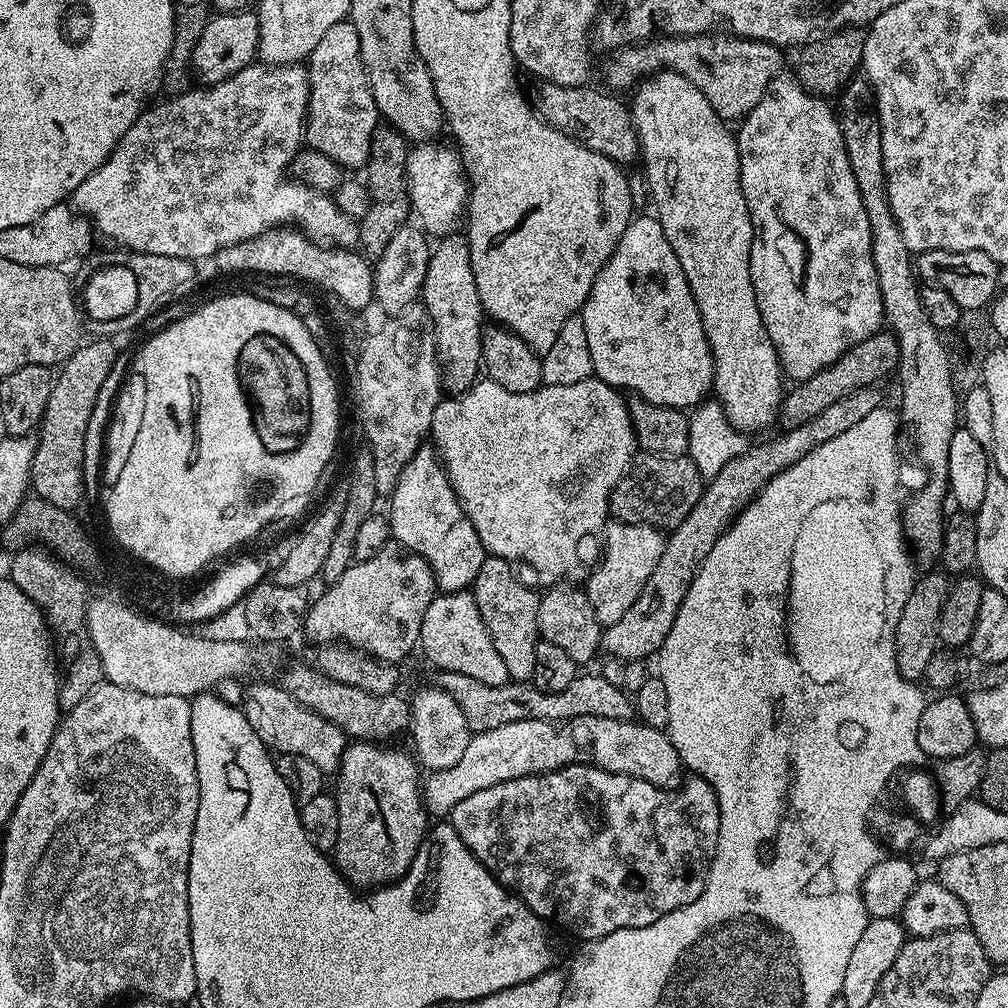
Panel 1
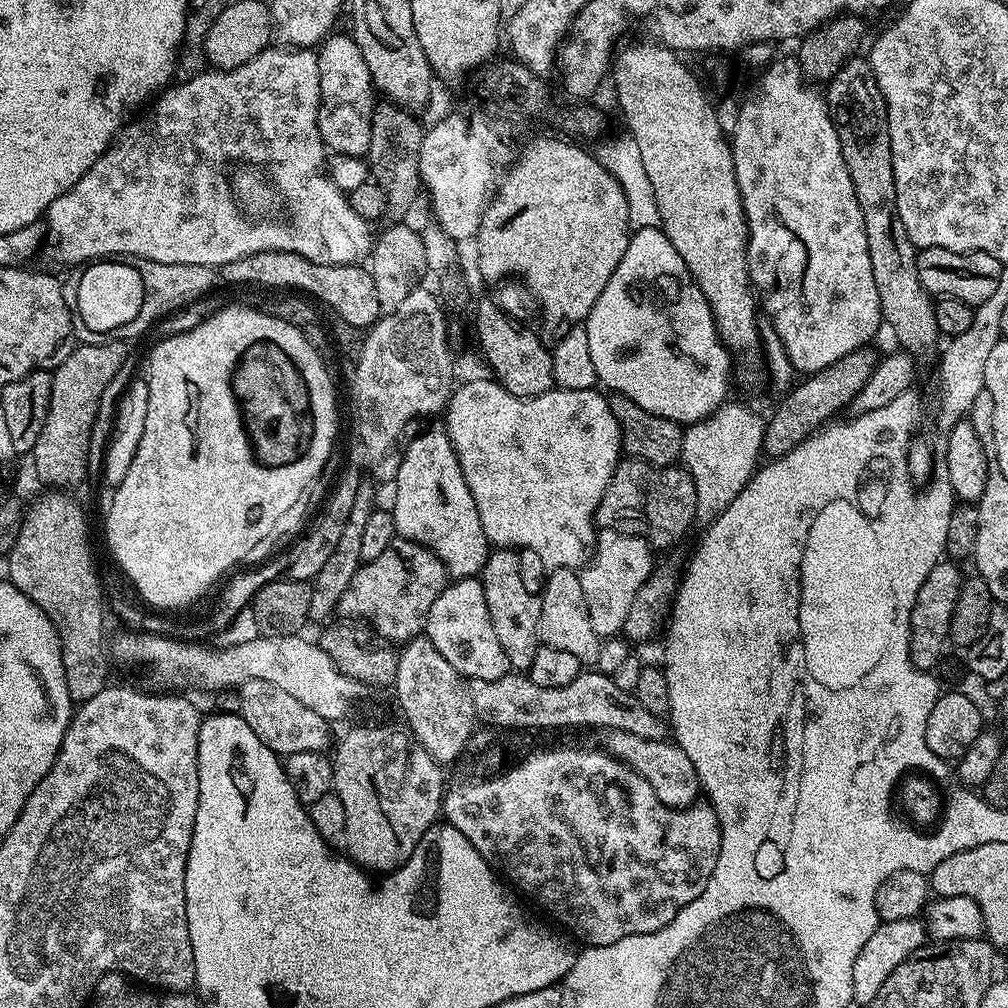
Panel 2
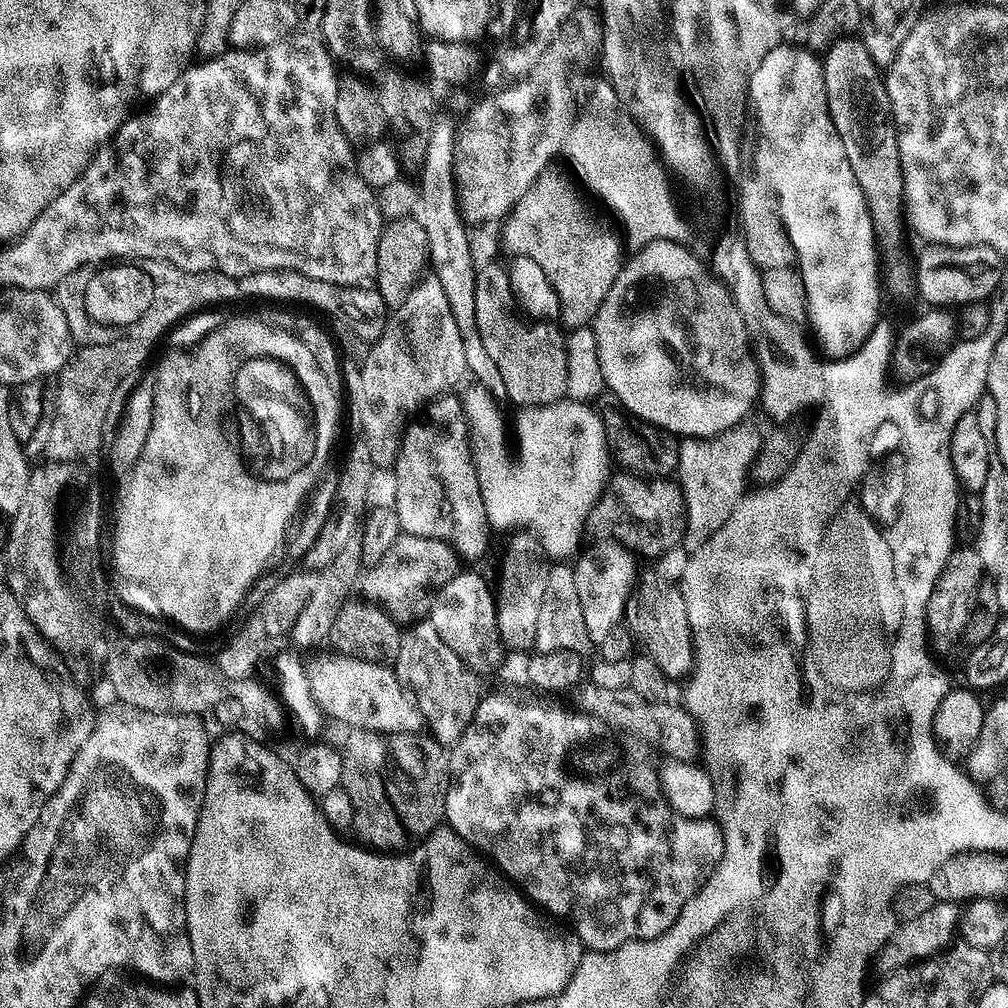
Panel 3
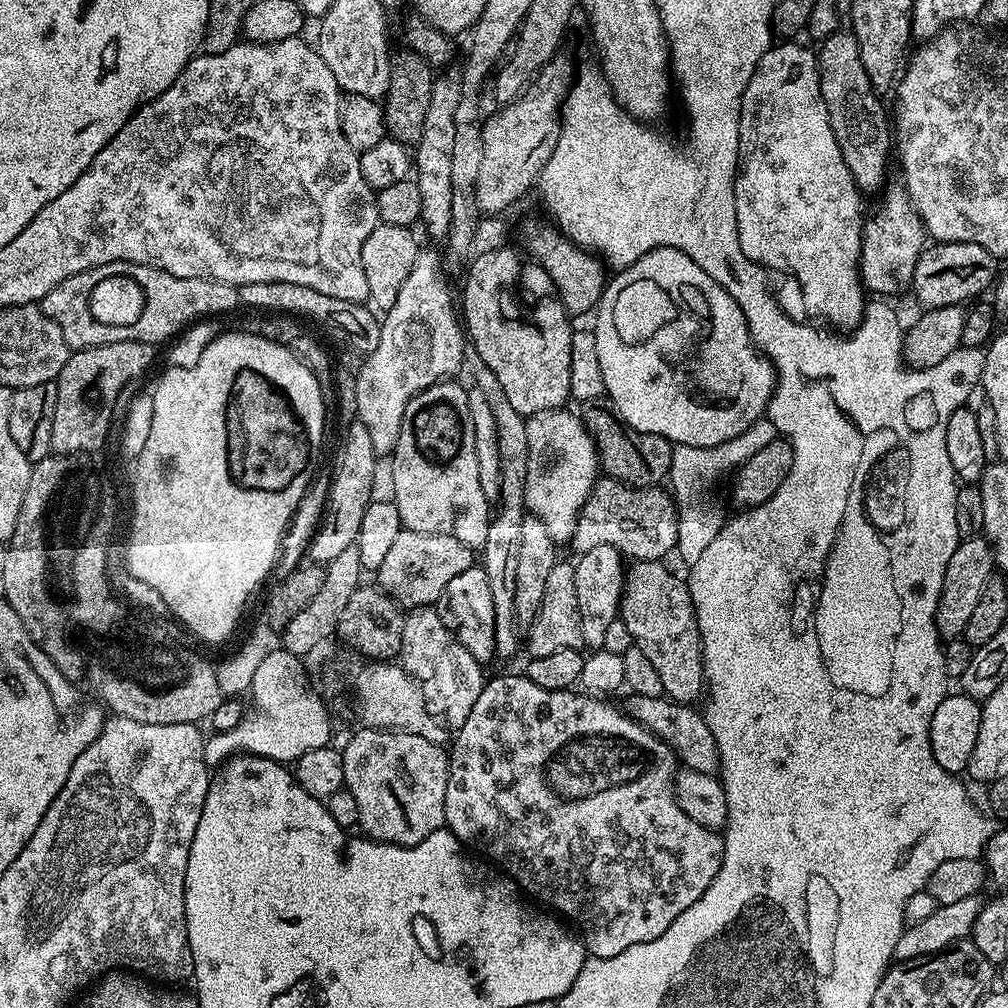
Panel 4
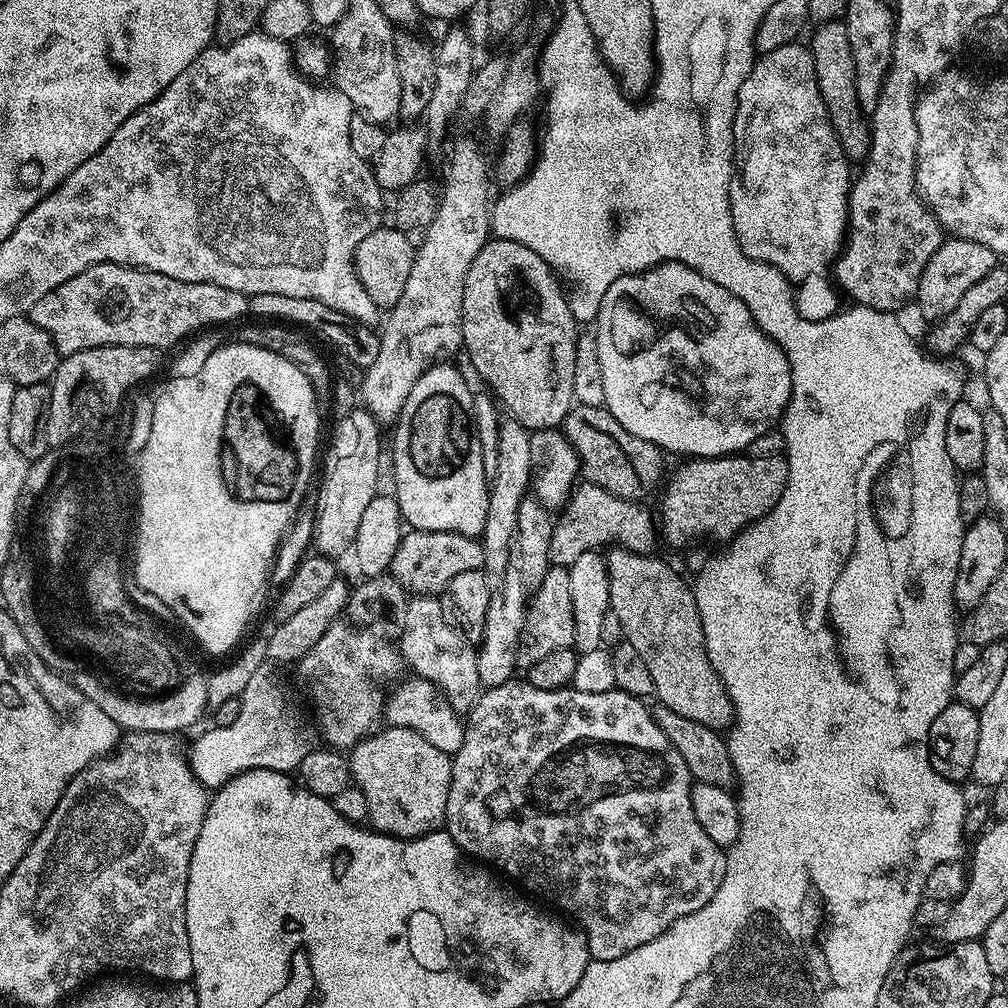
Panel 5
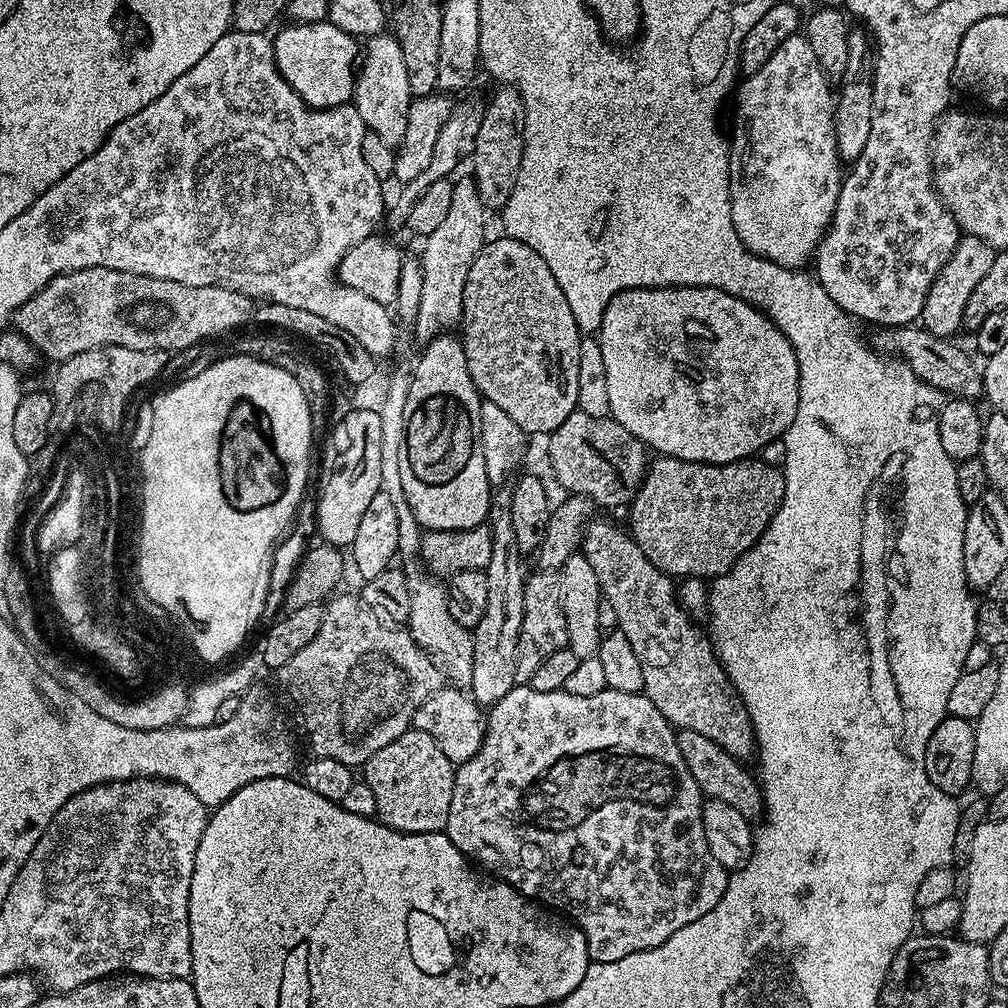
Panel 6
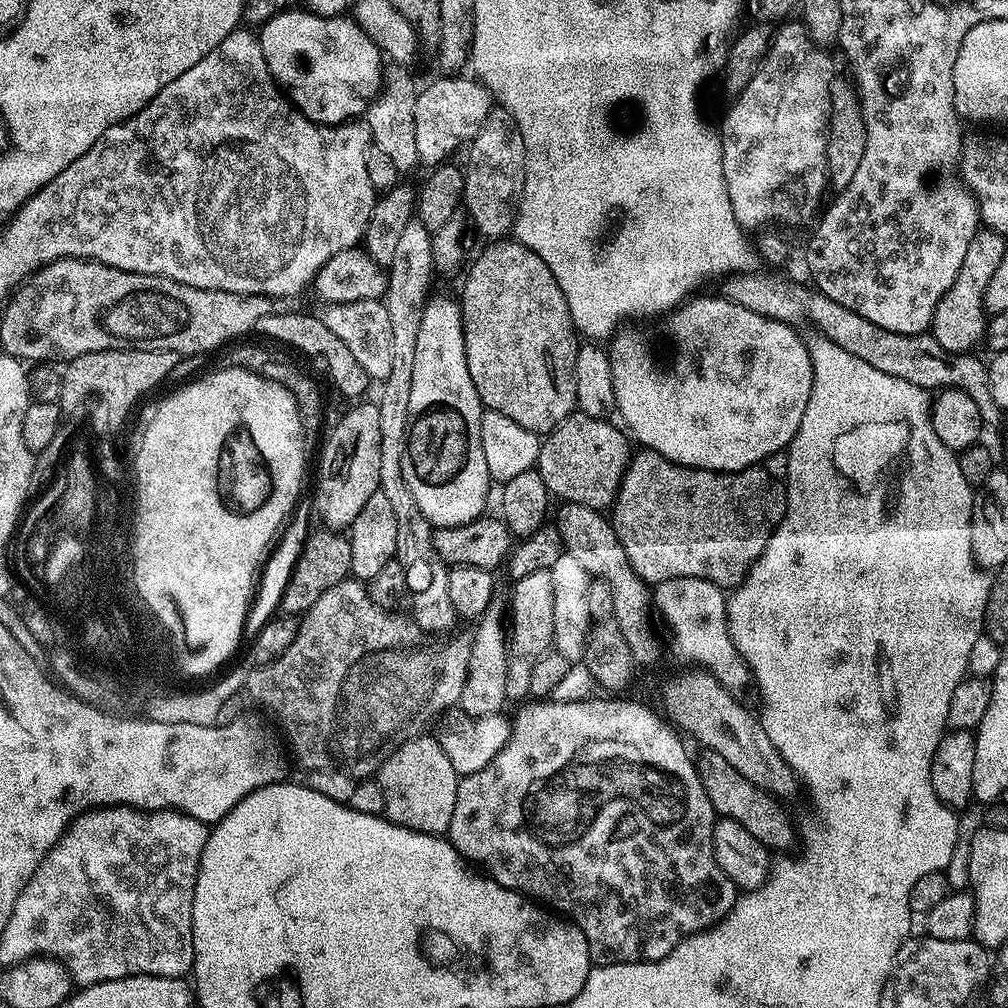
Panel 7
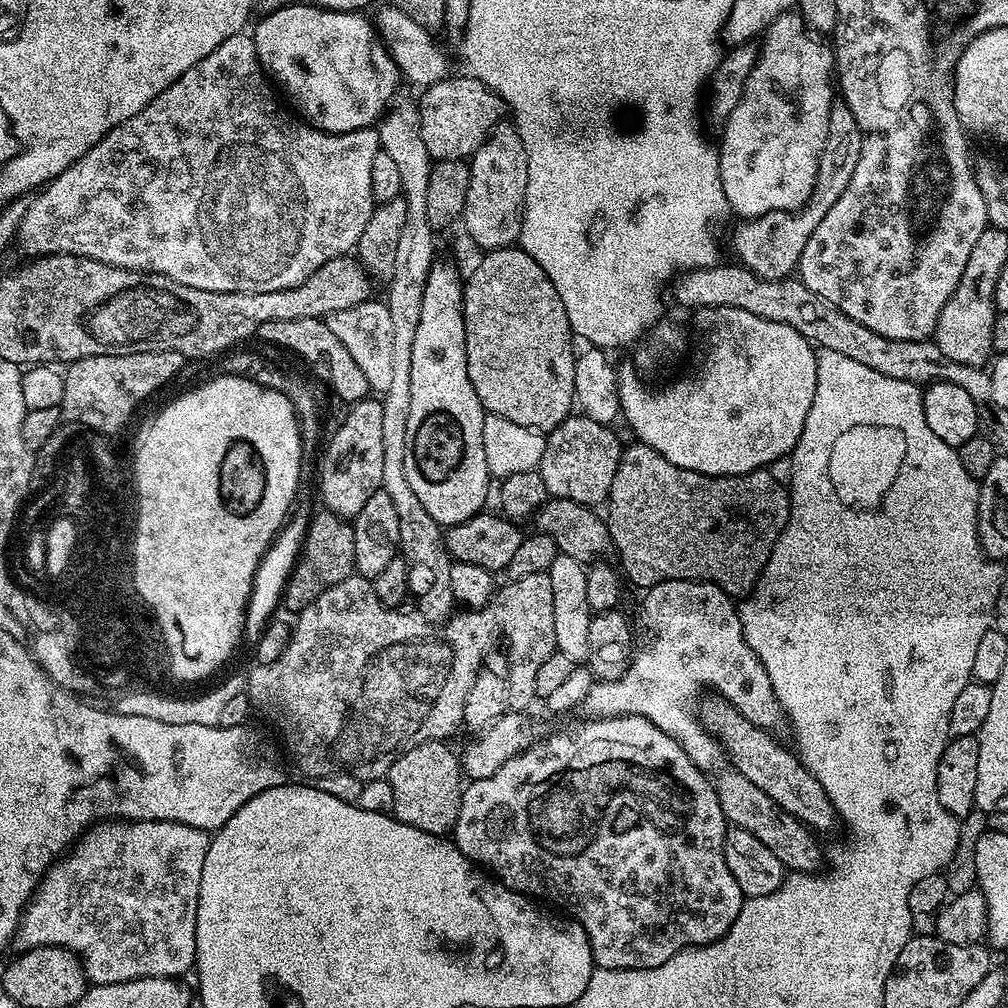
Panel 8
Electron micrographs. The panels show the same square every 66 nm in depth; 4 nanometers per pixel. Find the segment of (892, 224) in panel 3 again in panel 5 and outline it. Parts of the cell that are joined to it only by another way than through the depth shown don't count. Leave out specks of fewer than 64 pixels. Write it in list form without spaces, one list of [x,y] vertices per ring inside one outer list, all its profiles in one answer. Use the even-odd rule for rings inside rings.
[[[843,19],[831,20],[825,24],[816,24],[816,33],[812,36],[810,47],[814,58],[814,70],[818,78],[818,90],[824,99],[824,105],[828,111],[828,117],[832,120],[832,128],[836,131],[836,137],[840,140],[840,145],[849,161],[860,162],[868,155],[868,148],[872,145],[872,134],[866,113],[858,102],[858,94],[854,86],[854,50],[850,50],[850,34],[846,34],[846,26]]]

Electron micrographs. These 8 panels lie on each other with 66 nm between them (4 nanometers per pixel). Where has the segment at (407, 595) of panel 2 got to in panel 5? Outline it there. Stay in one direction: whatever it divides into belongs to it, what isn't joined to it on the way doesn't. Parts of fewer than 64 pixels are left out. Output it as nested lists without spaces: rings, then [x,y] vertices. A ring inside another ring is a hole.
[[[408,530],[400,539],[398,554],[394,554],[390,575],[403,586],[405,593],[436,596],[443,593],[457,574],[466,574],[466,570],[481,570],[483,567],[482,546],[475,536],[434,530]]]

